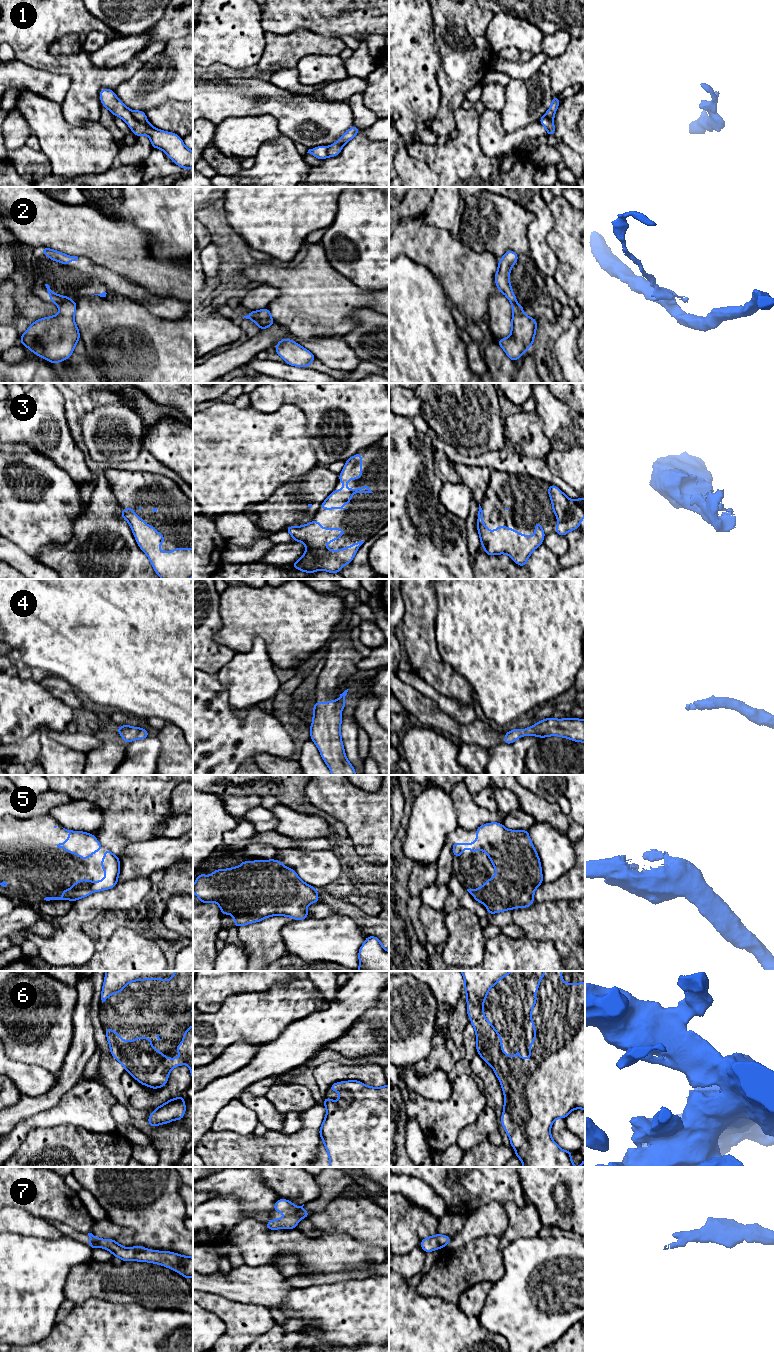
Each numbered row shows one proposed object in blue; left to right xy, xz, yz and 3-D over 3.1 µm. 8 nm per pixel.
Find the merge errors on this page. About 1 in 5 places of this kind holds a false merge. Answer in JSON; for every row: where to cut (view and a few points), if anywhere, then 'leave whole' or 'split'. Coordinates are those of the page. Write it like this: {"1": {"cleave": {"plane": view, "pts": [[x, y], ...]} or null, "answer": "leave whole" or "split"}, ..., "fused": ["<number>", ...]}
{"1": {"cleave": null, "answer": "leave whole"}, "2": {"cleave": {"plane": "xz", "pts": [[256, 311], [264, 322], [273, 323]]}, "answer": "split"}, "3": {"cleave": null, "answer": "leave whole"}, "4": {"cleave": null, "answer": "leave whole"}, "5": {"cleave": null, "answer": "leave whole"}, "6": {"cleave": null, "answer": "leave whole"}, "7": {"cleave": null, "answer": "leave whole"}, "fused": ["2"]}

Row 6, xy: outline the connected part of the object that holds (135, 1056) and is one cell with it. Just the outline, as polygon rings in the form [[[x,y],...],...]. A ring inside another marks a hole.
[[[193,1025],[184,1032],[182,1043],[175,1048],[181,1058],[166,1058],[150,1043],[153,1038],[136,1036],[133,1041],[126,1041],[115,1030],[104,1030],[112,1057],[142,1085],[163,1088],[170,1071],[183,1064],[189,1066],[193,1081]]]

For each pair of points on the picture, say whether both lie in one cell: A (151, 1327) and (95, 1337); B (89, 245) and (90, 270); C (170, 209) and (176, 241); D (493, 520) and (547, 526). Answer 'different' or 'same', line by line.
A: same
B: different
C: same
D: same

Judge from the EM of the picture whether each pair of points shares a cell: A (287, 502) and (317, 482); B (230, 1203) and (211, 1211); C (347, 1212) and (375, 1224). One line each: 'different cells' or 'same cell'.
A: same cell
B: same cell
C: same cell

